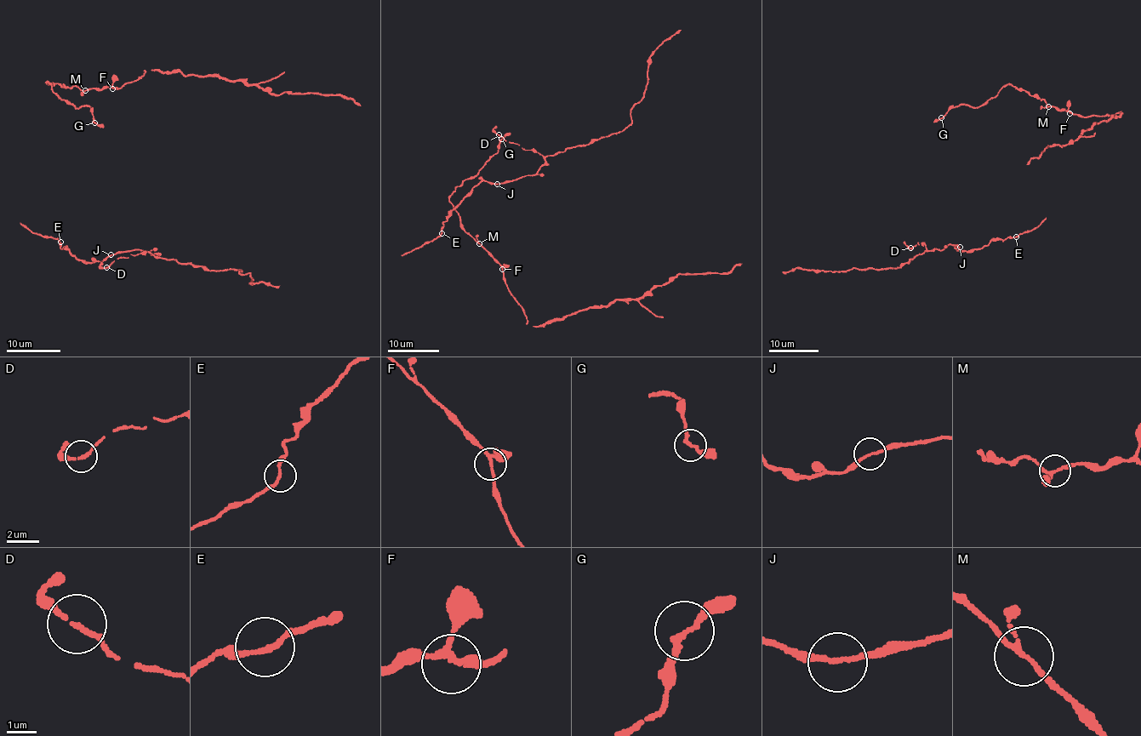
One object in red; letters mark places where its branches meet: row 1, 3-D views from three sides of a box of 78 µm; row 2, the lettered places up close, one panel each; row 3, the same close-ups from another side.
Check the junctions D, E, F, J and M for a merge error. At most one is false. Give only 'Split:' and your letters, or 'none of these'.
Split: none of these

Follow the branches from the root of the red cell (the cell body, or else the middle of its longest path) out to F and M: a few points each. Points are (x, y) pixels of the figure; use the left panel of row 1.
F: (63, 99), (47, 82), (69, 88), (75, 86), (82, 90), (110, 86), (112, 88)
M: (63, 99), (47, 82), (85, 90)

